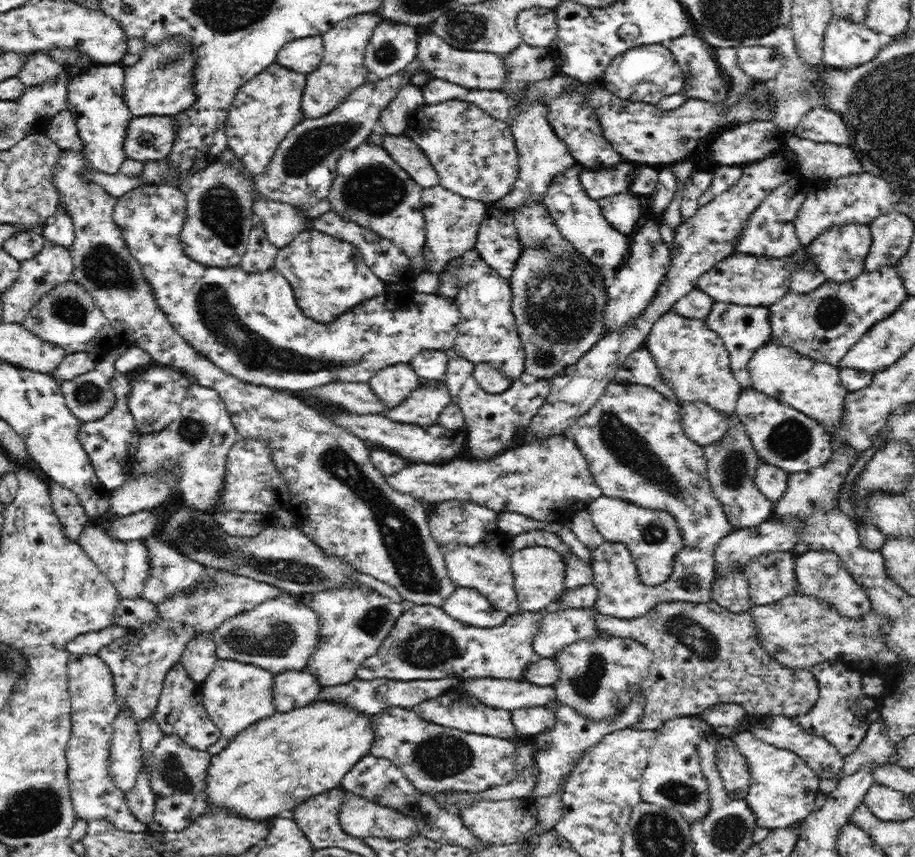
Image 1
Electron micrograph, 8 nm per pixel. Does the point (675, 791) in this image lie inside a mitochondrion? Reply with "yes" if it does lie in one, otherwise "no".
yes

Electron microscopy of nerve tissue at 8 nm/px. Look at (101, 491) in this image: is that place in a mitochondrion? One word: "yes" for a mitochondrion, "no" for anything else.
no

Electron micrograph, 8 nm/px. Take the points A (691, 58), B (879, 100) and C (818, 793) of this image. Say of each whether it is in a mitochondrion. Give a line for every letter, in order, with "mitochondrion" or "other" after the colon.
A: other
B: mitochondrion
C: other

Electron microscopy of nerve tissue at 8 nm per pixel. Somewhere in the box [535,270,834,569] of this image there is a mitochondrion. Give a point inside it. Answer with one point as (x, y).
(629, 447)

